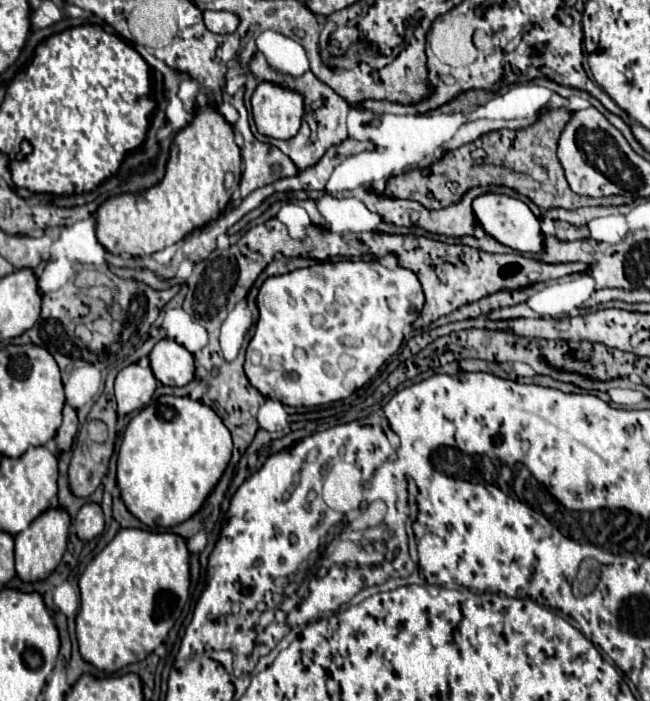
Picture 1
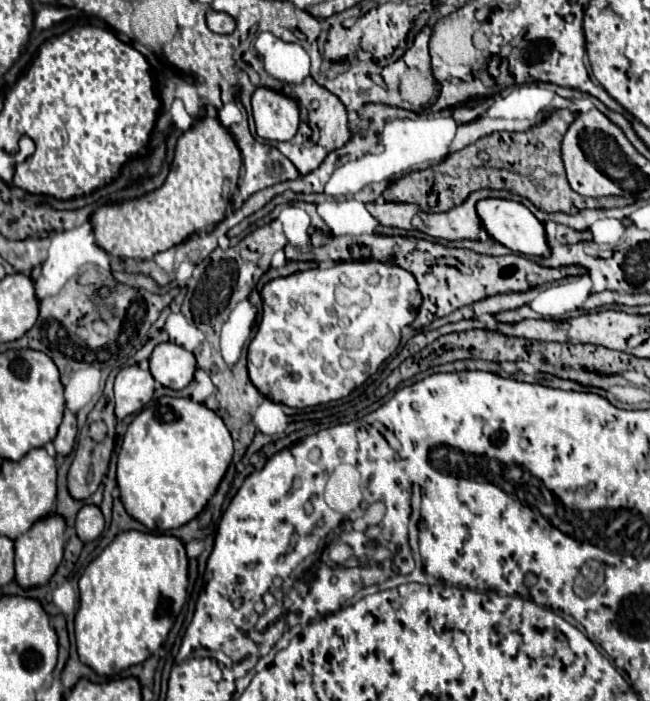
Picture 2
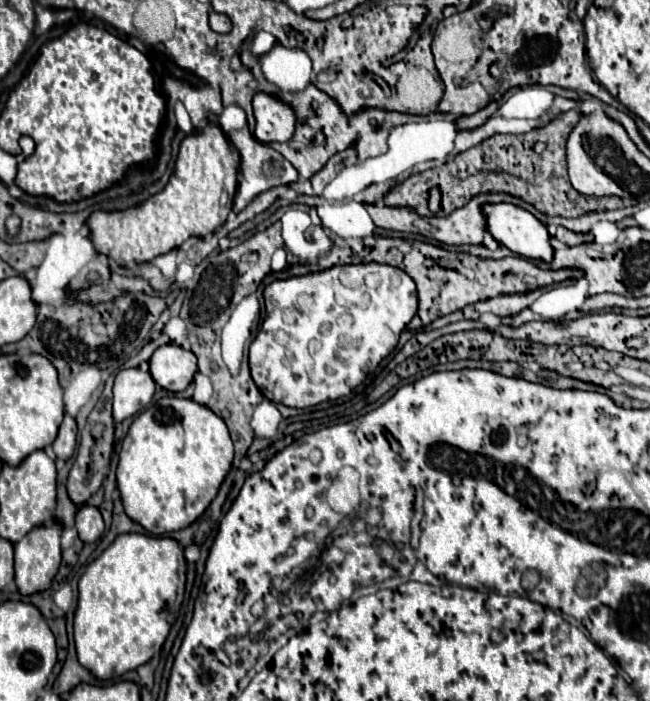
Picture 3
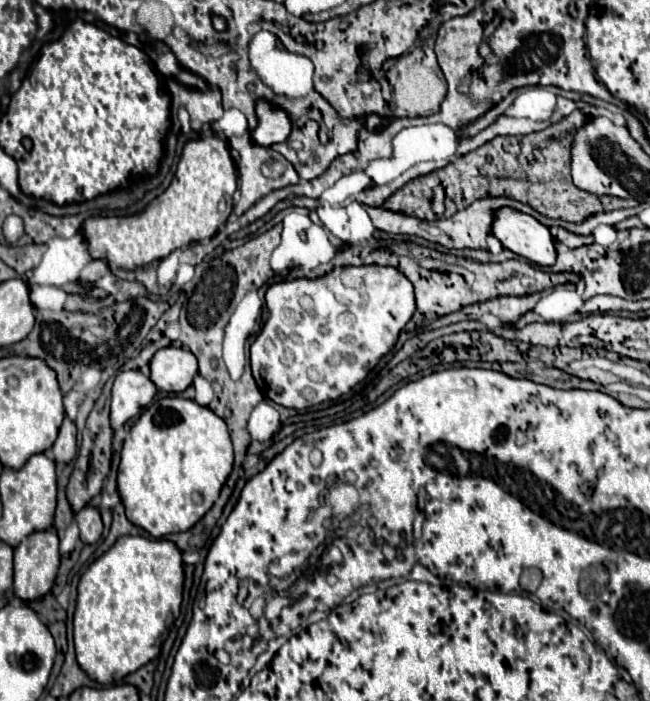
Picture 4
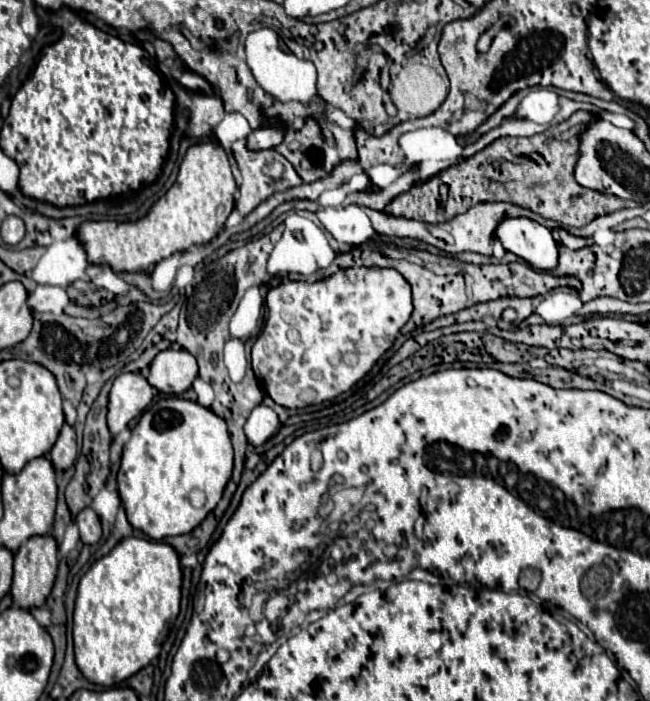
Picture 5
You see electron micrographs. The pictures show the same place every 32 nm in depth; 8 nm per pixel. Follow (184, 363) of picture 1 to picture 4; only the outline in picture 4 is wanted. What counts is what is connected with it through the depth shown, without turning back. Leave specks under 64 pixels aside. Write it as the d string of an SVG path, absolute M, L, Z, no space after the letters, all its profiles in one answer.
M178 346L160 348L150 360L150 380L166 392L182 392L198 374L196 356Z

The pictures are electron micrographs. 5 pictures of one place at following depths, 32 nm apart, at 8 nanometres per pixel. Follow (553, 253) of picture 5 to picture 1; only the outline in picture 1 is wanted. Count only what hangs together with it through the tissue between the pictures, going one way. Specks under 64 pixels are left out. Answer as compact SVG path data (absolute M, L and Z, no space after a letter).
M486 192L486 194L480 194L478 198L474 198L472 210L474 210L478 224L484 228L484 232L494 236L498 242L502 242L514 250L520 250L520 252L540 252L542 250L540 222L522 200L510 198L506 194Z

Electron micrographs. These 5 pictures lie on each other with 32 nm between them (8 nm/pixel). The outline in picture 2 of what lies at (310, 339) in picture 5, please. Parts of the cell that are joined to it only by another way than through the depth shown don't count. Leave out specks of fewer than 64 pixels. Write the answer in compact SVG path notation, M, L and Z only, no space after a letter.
M376 260L338 262L330 268L310 268L264 284L262 320L248 346L248 376L252 384L270 400L292 408L306 408L346 398L362 386L380 364L392 356L402 340L402 328L412 324L422 306L416 278L400 268Z

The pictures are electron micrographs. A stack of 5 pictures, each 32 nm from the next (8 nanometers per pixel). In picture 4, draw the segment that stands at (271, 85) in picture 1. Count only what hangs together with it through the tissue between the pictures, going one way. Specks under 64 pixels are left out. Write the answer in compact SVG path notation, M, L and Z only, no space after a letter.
M266 98L256 100L256 116L258 126L252 132L252 140L260 146L270 146L274 142L286 142L286 136L290 136L290 116L278 108L278 104L272 104Z

